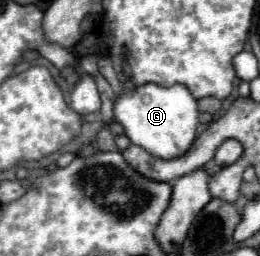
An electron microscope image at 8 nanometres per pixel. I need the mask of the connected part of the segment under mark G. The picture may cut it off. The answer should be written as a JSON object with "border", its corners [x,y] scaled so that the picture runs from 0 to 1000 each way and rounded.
{"border":[[[550,328],[519,336],[512,352],[481,352],[442,391],[435,445],[512,563],[635,625],[712,602],[758,531],[758,484],[765,484],[758,391],[704,328],[673,328],[650,344],[604,328]]]}

